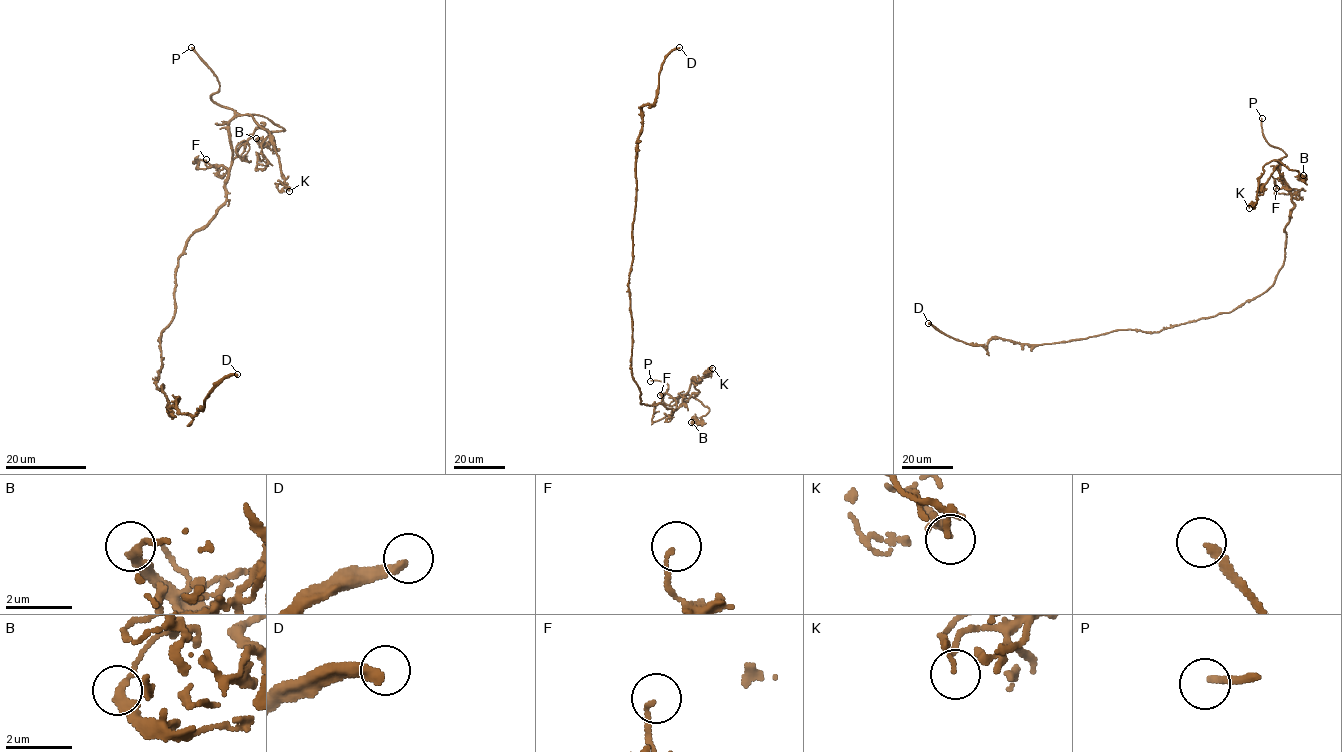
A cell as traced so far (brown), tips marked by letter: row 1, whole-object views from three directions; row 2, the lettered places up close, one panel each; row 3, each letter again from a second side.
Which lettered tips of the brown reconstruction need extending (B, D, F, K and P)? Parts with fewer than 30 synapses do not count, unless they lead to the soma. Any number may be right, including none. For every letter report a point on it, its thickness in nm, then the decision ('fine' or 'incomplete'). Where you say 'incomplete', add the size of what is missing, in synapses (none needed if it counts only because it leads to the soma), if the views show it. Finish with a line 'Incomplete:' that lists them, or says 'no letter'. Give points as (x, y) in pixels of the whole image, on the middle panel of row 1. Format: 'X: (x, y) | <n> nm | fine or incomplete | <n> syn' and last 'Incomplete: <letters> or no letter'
B: (691, 422) | 200 nm | fine
D: (679, 47) | 340 nm | incomplete | 450 syn
F: (660, 395) | 130 nm | fine
K: (712, 368) | 140 nm | fine
P: (650, 381) | 220 nm | incomplete
Incomplete: D, P

